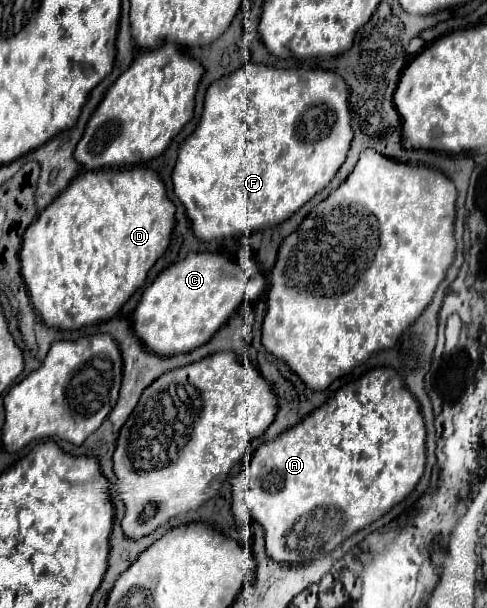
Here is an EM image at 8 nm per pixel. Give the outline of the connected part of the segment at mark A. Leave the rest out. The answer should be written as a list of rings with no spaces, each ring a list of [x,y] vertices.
[[[383,366],[383,368],[372,369],[371,372],[351,381],[341,387],[341,390],[337,390],[337,394],[330,397],[321,408],[317,408],[315,412],[311,412],[307,418],[303,418],[297,426],[285,430],[281,436],[277,436],[273,442],[267,442],[263,446],[257,448],[249,468],[257,474],[257,482],[255,486],[247,492],[245,496],[245,508],[249,512],[249,516],[259,522],[265,530],[265,550],[267,554],[275,560],[275,562],[291,562],[291,564],[303,564],[303,562],[309,562],[317,556],[323,556],[327,552],[331,552],[335,546],[339,546],[347,536],[359,532],[361,528],[369,526],[371,522],[379,520],[381,516],[385,516],[395,504],[399,504],[405,496],[409,496],[419,478],[423,476],[423,470],[425,470],[425,422],[423,422],[423,416],[421,416],[421,408],[419,408],[419,402],[417,398],[407,390],[405,382],[399,378],[399,374],[389,366]]]

